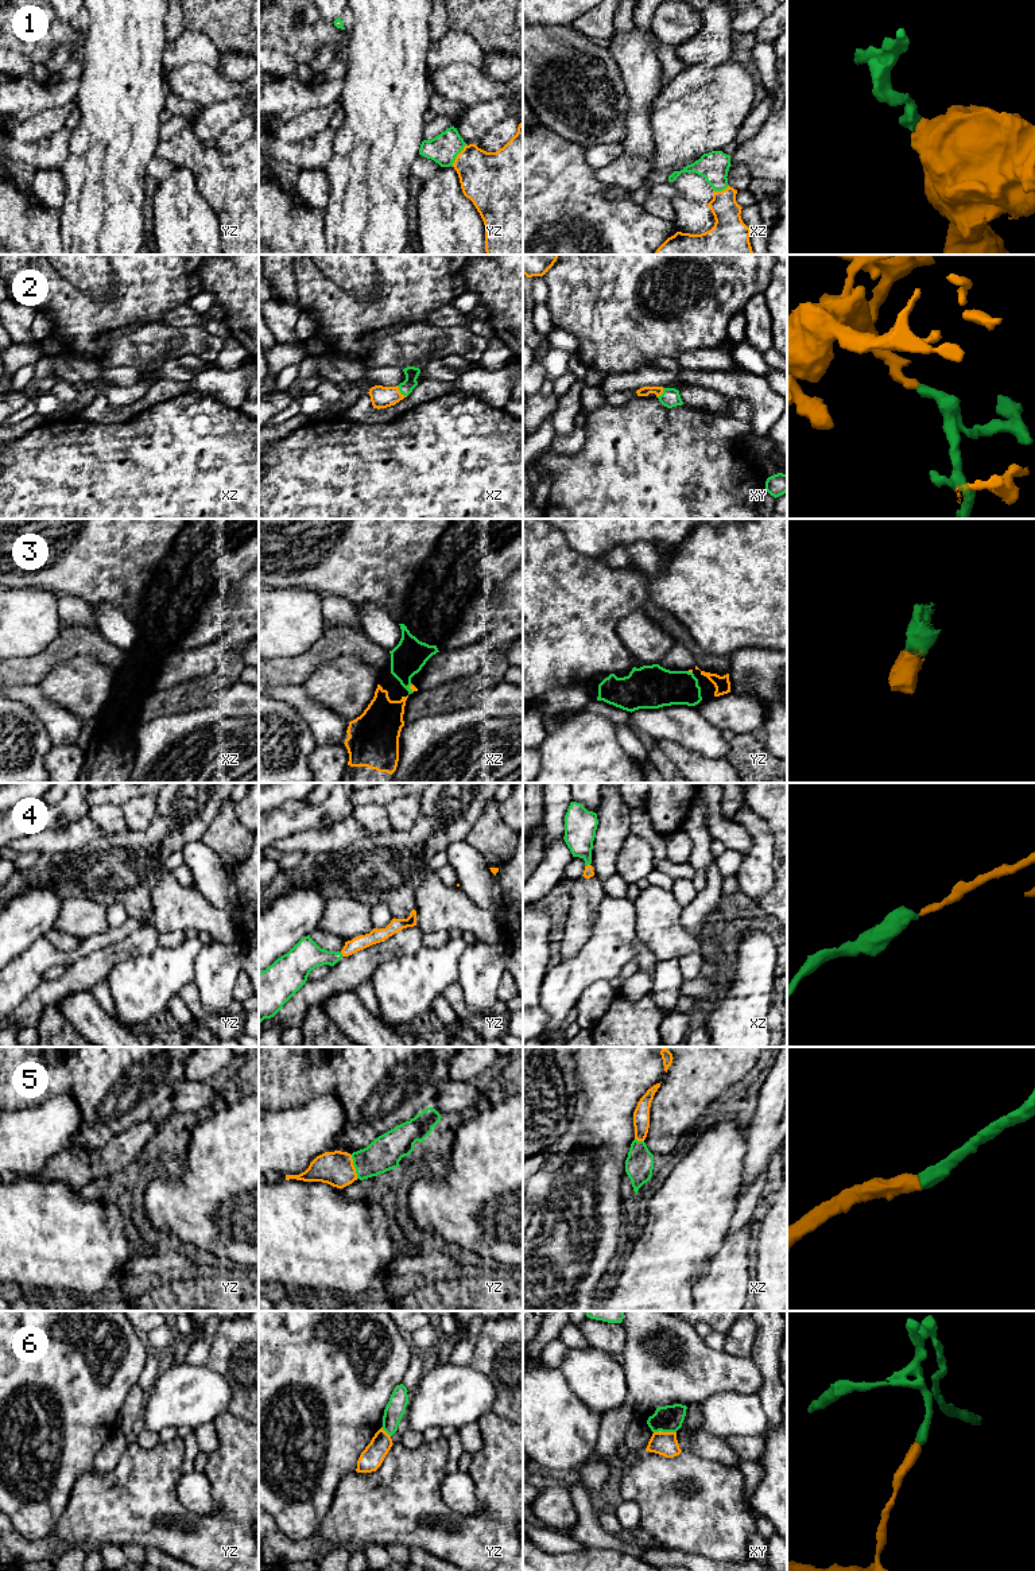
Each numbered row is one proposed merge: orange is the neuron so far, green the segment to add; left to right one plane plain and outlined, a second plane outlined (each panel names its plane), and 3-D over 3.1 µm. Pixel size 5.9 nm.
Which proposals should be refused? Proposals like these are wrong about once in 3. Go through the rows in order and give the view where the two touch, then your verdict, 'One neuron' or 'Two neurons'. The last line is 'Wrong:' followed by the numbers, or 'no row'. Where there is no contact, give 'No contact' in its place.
1: Touches orange in yz. One neuron
2: Touches orange in xz. One neuron
3: Touches orange in xz. One neuron
4: Touches orange in yz. One neuron
5: Touches orange in yz. One neuron
6: Touches orange in xy. Two neurons
Wrong: 6

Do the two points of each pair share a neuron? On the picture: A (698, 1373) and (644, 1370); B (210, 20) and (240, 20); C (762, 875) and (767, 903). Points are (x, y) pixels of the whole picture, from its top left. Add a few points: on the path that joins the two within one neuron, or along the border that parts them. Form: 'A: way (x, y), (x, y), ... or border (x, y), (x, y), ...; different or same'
A: way (685, 1372), (658, 1370); same
B: way (217, 20), (233, 20); same
C: border (772, 887), (758, 902); different

